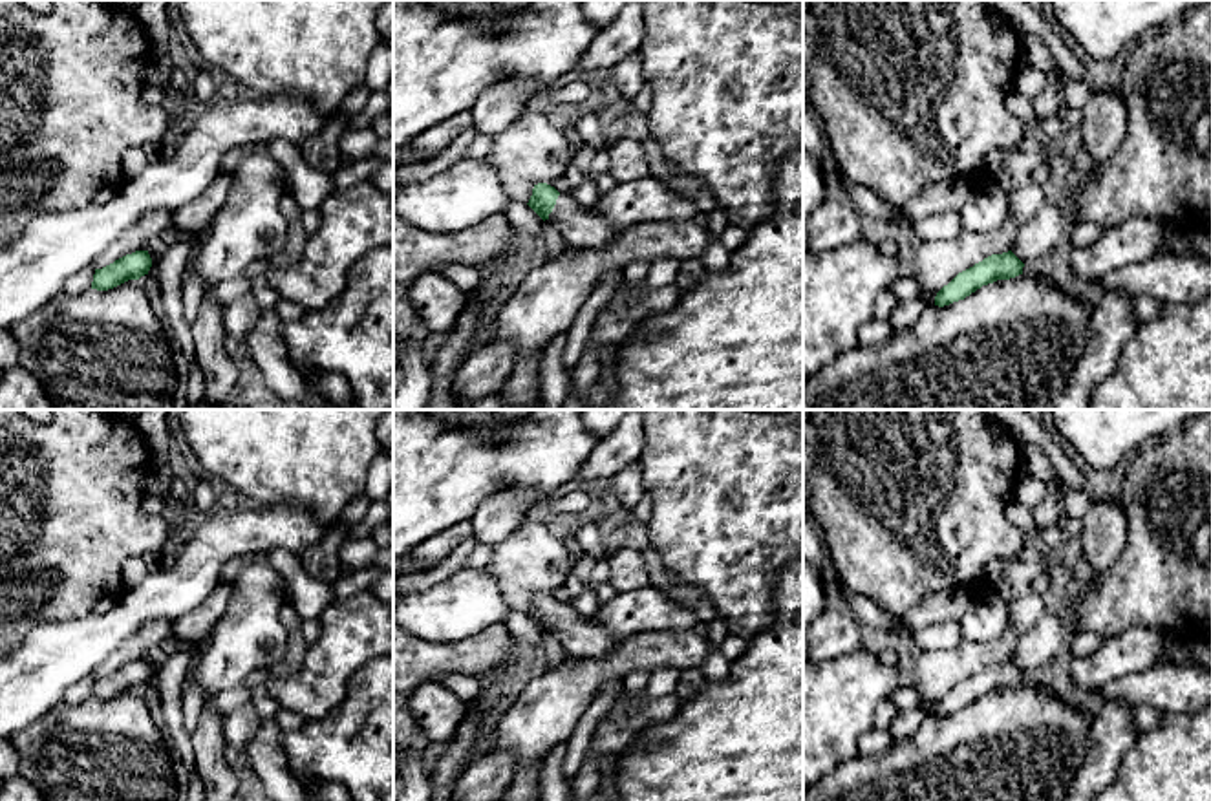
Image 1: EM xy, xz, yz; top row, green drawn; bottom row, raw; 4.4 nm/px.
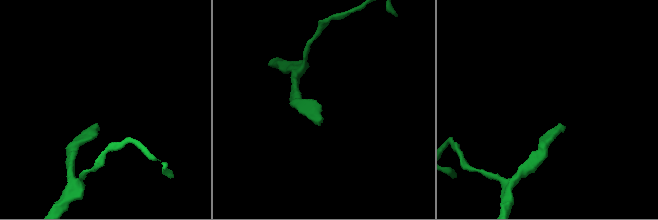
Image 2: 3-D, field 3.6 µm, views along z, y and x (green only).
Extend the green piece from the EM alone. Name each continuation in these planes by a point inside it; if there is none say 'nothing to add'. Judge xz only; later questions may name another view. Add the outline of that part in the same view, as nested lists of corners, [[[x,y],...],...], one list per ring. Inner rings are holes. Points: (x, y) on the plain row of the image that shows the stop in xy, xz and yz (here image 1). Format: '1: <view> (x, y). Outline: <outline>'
1: xz (582, 637). Outline: [[[560,602],[549,629],[567,653],[576,657],[604,658],[620,644],[600,624],[580,616],[567,602]]]

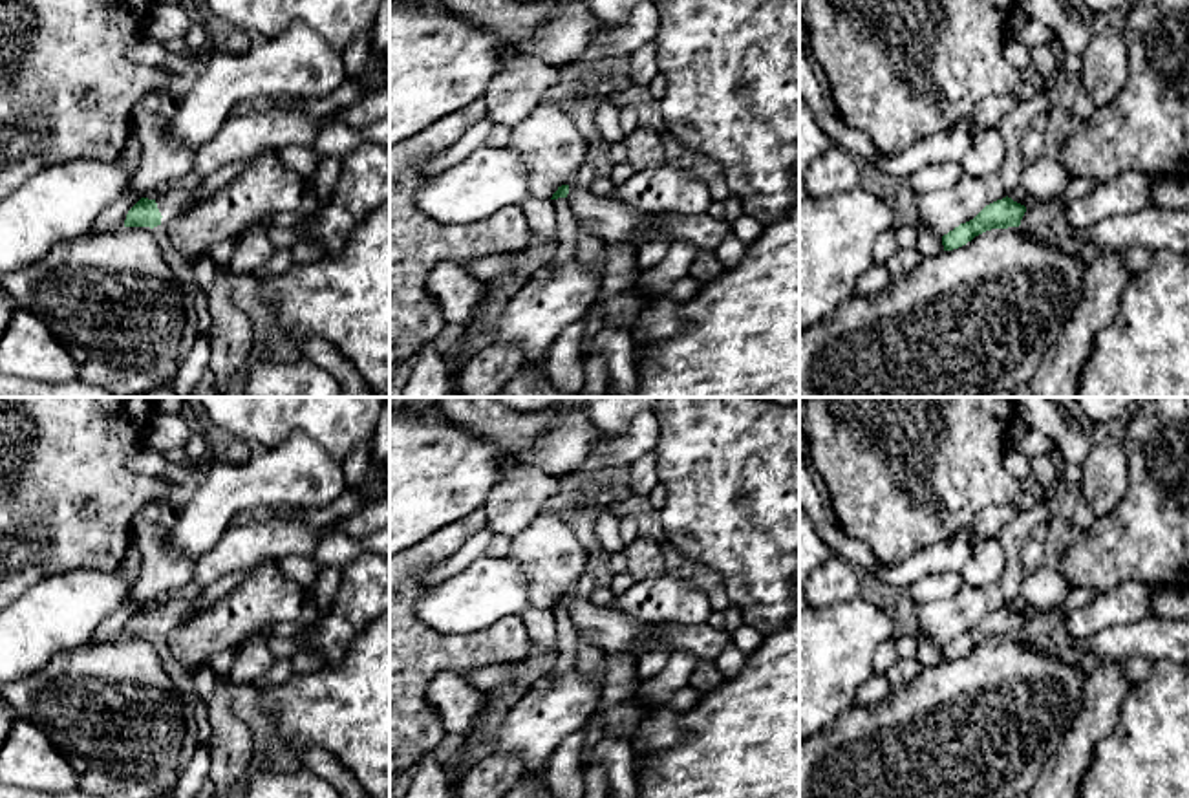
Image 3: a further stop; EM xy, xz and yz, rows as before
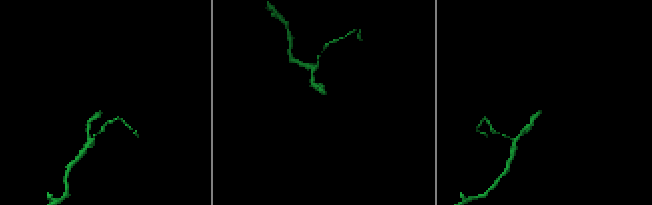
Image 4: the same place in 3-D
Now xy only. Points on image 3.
1: xy (174, 612). Outline: [[[199,597],[194,600],[170,598],[166,604],[155,608],[157,619],[161,622],[161,635],[168,635],[176,630],[190,613],[199,613],[205,608],[201,606]]]

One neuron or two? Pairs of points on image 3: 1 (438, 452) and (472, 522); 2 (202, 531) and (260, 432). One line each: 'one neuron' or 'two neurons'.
1: two neurons
2: two neurons

